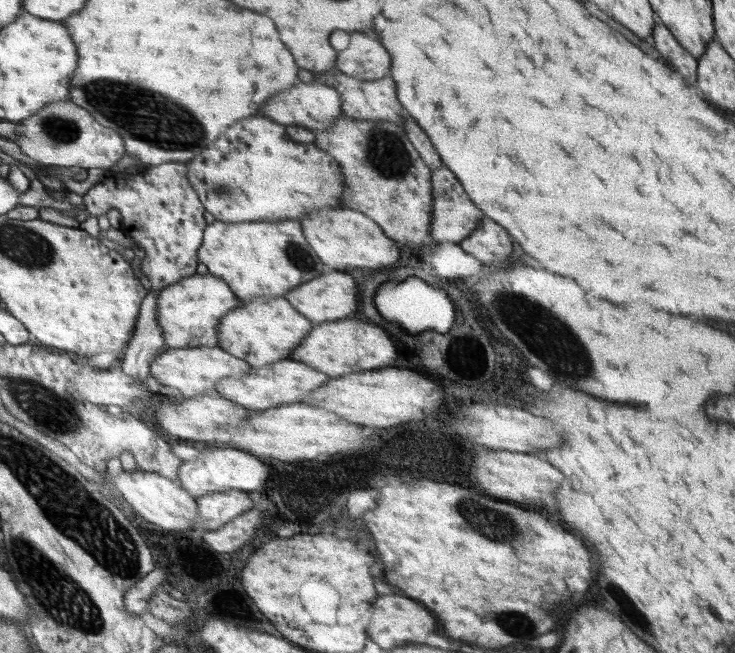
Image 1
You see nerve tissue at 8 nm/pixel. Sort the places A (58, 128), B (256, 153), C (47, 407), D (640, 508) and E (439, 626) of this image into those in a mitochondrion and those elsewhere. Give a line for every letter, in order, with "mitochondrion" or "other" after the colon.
A: mitochondrion
B: other
C: mitochondrion
D: other
E: other

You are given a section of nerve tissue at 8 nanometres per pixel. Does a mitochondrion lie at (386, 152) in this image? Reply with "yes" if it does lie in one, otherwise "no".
yes

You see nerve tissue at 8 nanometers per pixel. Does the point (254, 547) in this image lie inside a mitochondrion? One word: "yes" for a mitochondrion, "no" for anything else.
no

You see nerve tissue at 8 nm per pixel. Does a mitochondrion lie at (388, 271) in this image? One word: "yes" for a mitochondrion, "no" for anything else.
no

